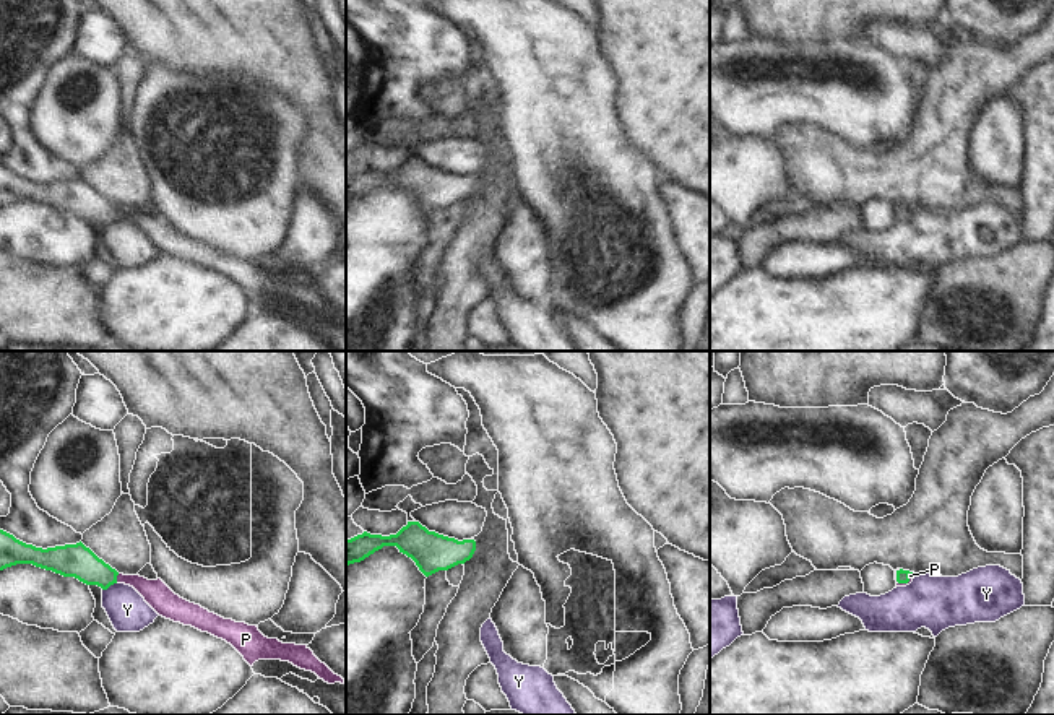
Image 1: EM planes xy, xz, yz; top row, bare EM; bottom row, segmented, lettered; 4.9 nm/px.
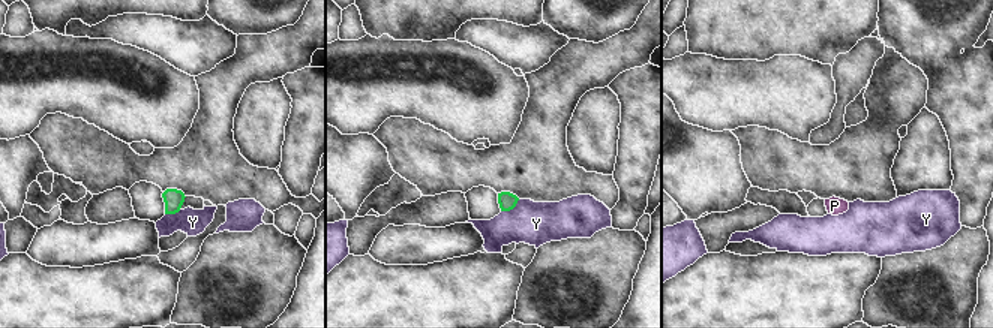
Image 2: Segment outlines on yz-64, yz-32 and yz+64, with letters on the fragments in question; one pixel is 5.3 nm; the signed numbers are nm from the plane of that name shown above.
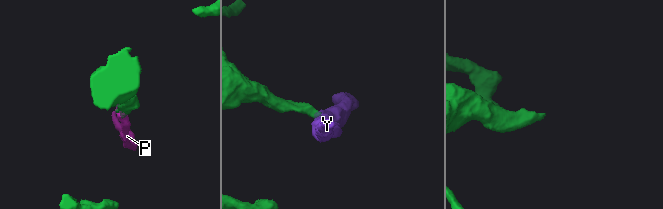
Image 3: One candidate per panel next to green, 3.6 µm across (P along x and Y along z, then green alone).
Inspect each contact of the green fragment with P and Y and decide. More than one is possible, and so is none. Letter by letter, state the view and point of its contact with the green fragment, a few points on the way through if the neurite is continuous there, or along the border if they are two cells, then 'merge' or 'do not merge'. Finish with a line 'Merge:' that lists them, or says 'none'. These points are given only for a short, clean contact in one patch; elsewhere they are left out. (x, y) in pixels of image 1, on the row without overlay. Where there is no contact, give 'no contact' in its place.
P: xy (116, 215) | across xy (78, 197), (91, 207), (116, 215), (135, 216), (156, 229) | merge
Y: xy (109, 221) | along xy (116, 218), (103, 226) | do not merge
Merge: P

